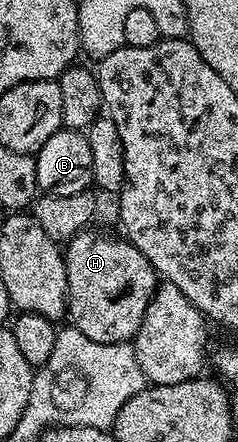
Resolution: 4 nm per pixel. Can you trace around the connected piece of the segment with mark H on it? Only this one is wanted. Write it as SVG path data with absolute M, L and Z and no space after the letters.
M84 228L66 243L63 255L70 325L97 344L130 343L155 295L155 269L135 245L119 238L98 234L95 228Z

